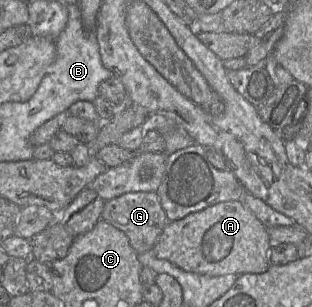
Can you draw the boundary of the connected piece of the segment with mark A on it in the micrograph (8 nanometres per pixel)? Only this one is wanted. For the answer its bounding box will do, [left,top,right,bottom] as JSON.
[154,200,271,276]

